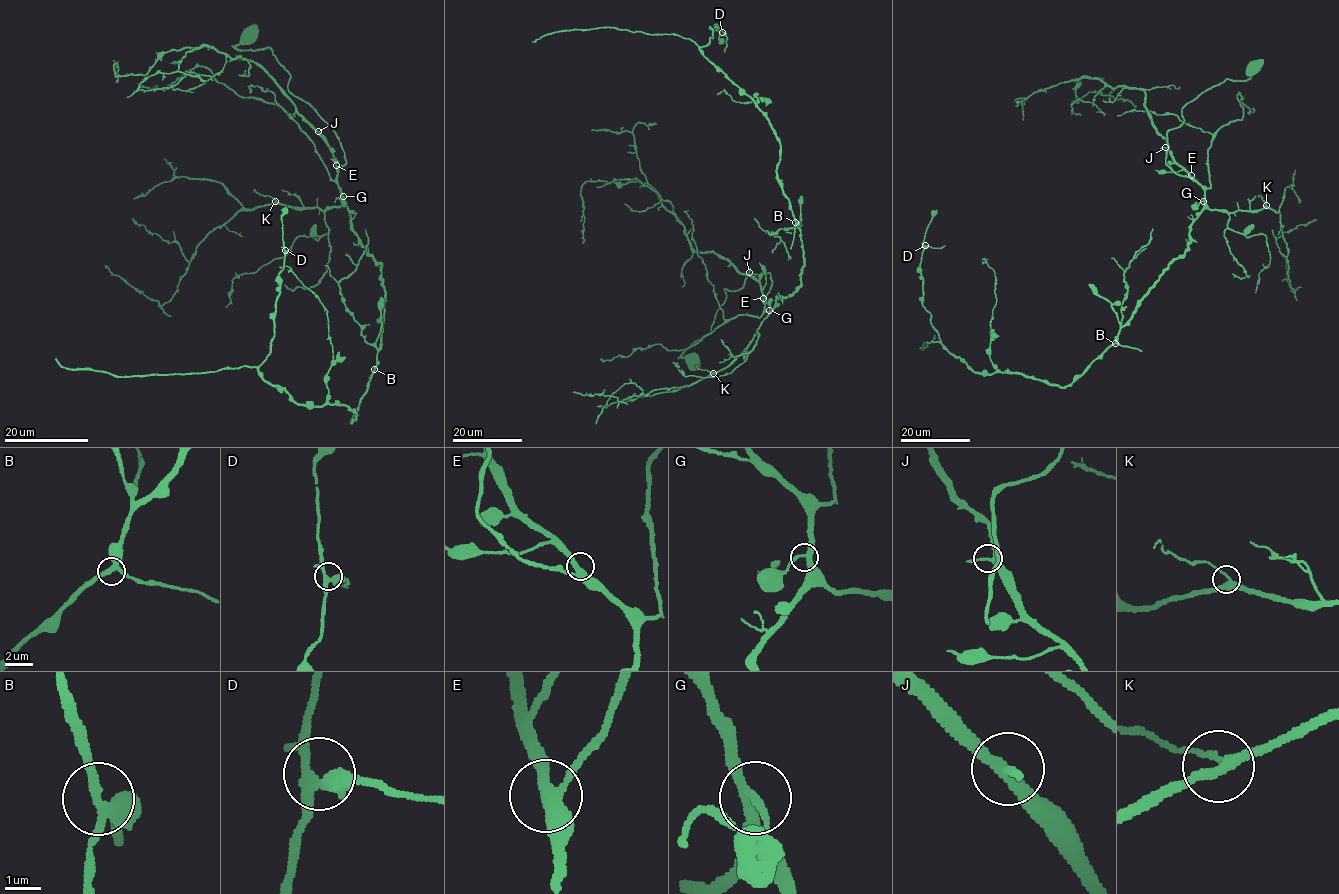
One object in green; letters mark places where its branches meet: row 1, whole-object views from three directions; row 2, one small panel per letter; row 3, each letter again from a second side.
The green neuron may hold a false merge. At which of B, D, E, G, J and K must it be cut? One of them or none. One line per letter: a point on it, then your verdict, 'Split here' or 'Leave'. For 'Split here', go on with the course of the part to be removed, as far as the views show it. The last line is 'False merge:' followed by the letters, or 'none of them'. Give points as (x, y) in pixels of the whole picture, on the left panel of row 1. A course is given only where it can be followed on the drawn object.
B: Place: (374, 369). Leave
D: Place: (285, 250). Leave
E: Place: (336, 165). Leave
G: Place: (343, 196). Leave
J: Place: (318, 131). Leave
K: Place: (275, 201). Leave
False merge: none of them

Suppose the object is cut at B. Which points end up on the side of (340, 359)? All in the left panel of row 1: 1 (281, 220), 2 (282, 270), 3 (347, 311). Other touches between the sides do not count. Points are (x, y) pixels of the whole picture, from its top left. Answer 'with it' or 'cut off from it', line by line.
1: with it
2: with it
3: cut off from it

